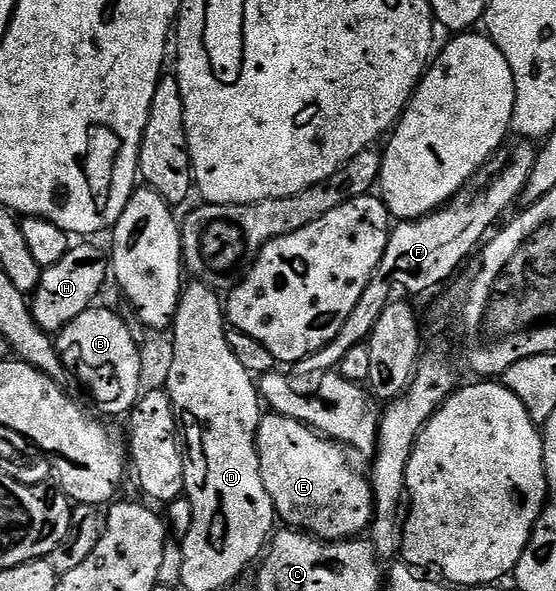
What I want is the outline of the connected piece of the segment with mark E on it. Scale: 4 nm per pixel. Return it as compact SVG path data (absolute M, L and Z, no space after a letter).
M273 412L267 413L263 417L262 422L258 426L258 455L260 456L260 472L264 476L264 486L268 488L268 492L272 496L274 501L274 513L279 519L282 518L287 527L297 528L305 533L313 534L315 538L323 539L327 542L340 542L343 540L354 540L359 537L358 534L361 530L369 531L371 529L374 520L374 488L373 485L368 481L362 474L358 474L356 467L350 463L347 447L343 446L342 443L334 441L333 438L325 437L318 433L317 430L311 430L310 427L305 426L300 420L292 420L288 416L283 414L275 414Z

